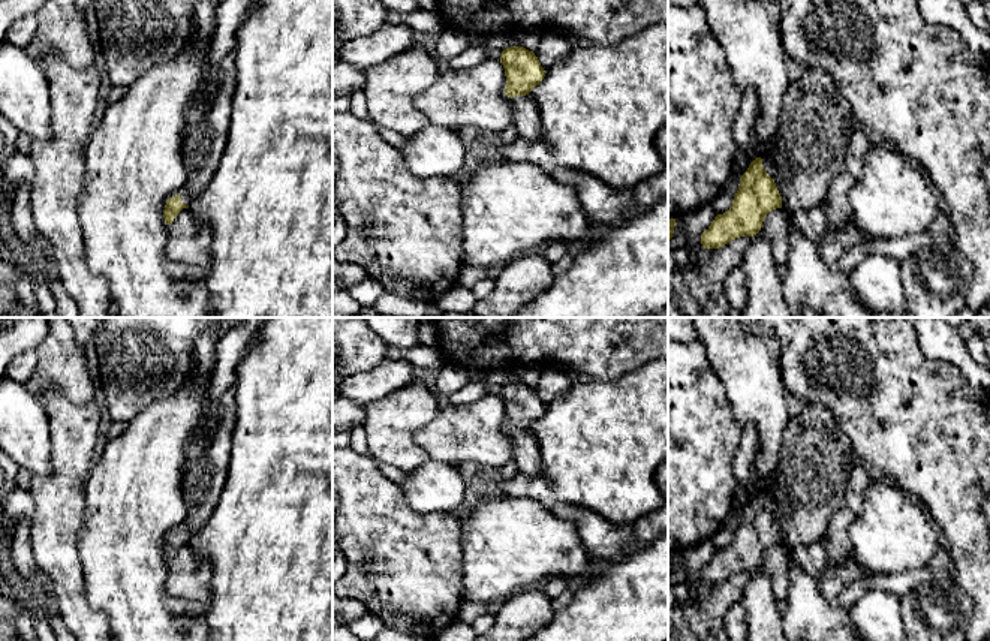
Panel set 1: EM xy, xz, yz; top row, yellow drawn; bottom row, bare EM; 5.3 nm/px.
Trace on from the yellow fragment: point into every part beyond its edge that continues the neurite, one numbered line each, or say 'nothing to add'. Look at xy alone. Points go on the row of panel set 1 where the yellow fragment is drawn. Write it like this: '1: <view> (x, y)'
1: xy (207, 122)

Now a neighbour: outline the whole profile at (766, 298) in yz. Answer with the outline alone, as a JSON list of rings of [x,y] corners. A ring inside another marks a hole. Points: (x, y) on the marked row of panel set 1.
[[[753,238],[740,268],[746,274],[747,300],[741,318],[797,318],[783,297],[782,279],[770,243]]]

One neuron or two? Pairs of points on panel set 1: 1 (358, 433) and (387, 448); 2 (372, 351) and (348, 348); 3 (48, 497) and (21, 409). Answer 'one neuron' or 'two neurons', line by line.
1: two neurons
2: one neuron
3: two neurons

